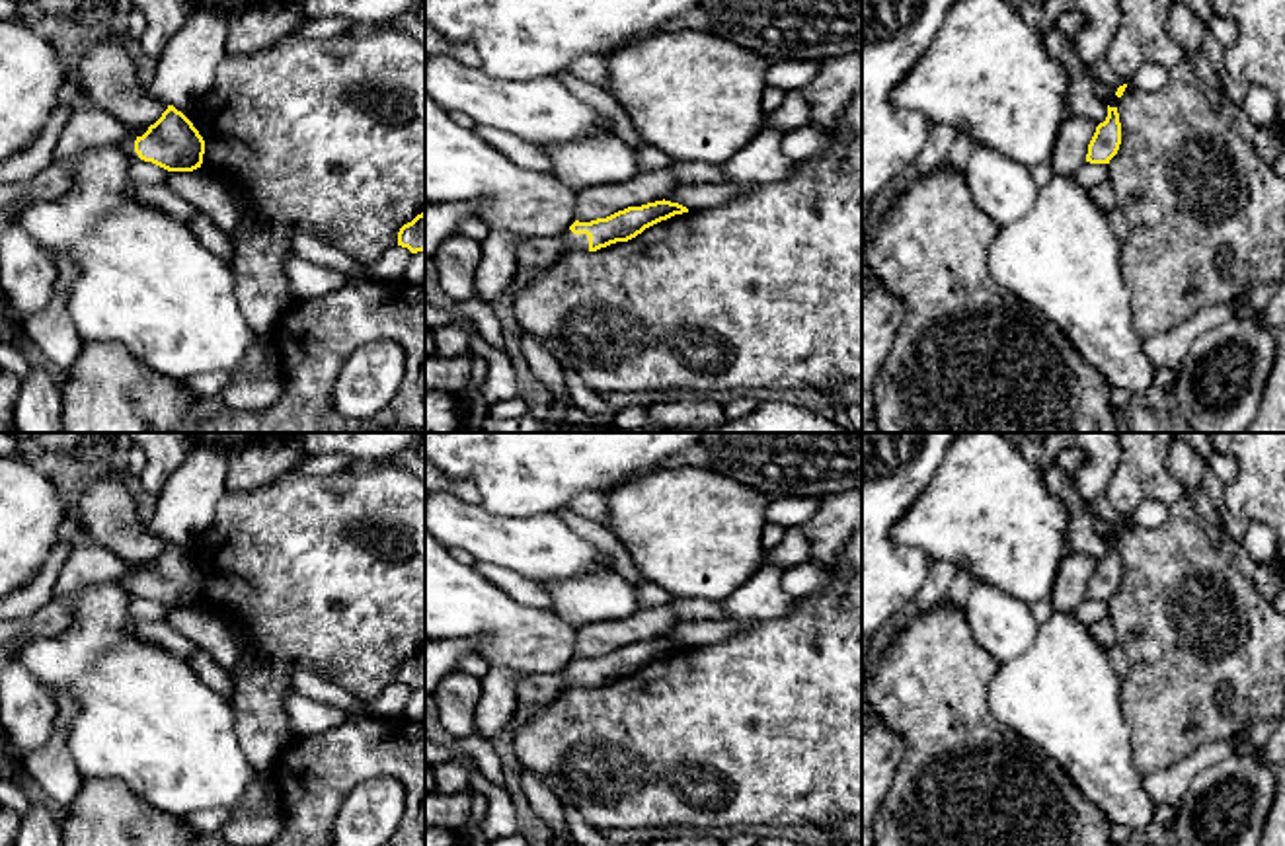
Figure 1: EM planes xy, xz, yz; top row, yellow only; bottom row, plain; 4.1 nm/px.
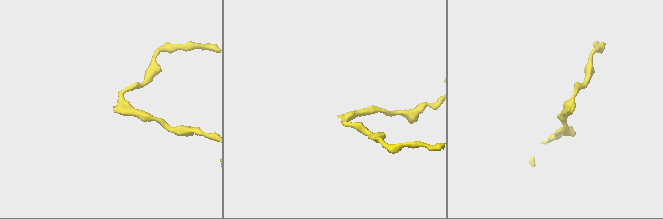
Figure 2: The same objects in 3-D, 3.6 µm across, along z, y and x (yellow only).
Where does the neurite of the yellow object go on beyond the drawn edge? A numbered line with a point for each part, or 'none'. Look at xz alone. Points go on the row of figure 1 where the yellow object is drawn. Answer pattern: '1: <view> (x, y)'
1: xz (531, 252)

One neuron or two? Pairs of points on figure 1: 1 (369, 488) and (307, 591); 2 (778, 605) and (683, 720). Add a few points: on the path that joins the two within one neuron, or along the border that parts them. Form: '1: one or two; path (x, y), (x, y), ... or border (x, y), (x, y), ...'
1: one; path (351, 513), (336, 533), (336, 562), (332, 566)
2: two; border (798, 599), (782, 615), (749, 622)

